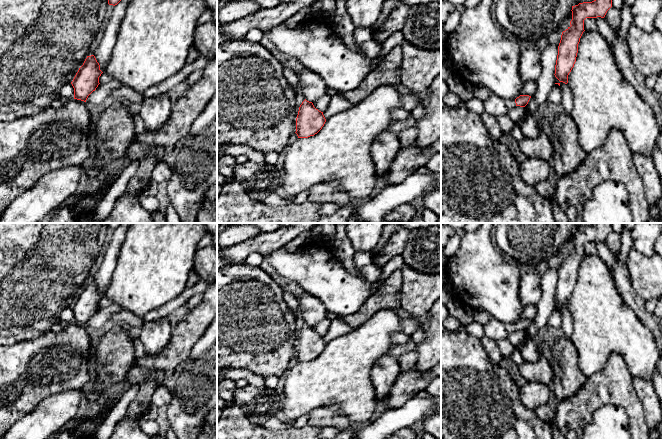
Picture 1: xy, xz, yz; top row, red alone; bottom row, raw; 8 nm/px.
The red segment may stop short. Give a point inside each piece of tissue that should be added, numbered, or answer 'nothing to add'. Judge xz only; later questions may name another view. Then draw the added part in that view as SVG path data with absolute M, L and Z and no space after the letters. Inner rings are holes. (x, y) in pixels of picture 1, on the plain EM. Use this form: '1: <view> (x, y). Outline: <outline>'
nothing to add

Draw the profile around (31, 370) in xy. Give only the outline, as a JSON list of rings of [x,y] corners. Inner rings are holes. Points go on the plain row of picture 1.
[[[71,323],[61,332],[48,332],[11,346],[0,346],[0,439],[44,398],[57,392],[81,390],[96,378],[87,327]]]

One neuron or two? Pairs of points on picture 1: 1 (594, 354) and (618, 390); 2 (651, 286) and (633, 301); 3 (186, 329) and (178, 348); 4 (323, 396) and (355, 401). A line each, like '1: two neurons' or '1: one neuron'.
1: two neurons
2: two neurons
3: one neuron
4: one neuron

